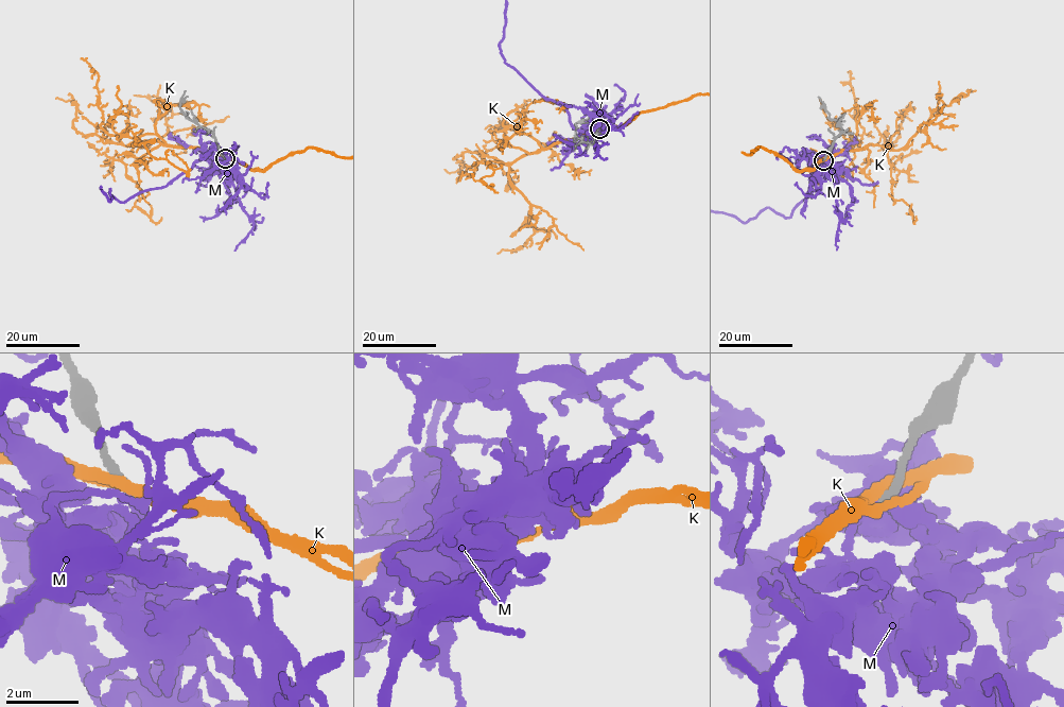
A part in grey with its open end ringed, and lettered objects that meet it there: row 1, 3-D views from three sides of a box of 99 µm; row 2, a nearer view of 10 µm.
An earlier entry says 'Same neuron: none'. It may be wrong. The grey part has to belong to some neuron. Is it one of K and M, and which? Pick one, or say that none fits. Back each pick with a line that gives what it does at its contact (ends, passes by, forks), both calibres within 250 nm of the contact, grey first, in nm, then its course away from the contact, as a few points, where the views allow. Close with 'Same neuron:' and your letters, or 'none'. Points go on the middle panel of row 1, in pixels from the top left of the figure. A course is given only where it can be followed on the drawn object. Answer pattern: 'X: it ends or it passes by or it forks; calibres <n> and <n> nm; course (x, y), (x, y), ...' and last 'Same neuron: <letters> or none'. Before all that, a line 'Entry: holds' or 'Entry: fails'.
Entry: holds
Same neuron: none

